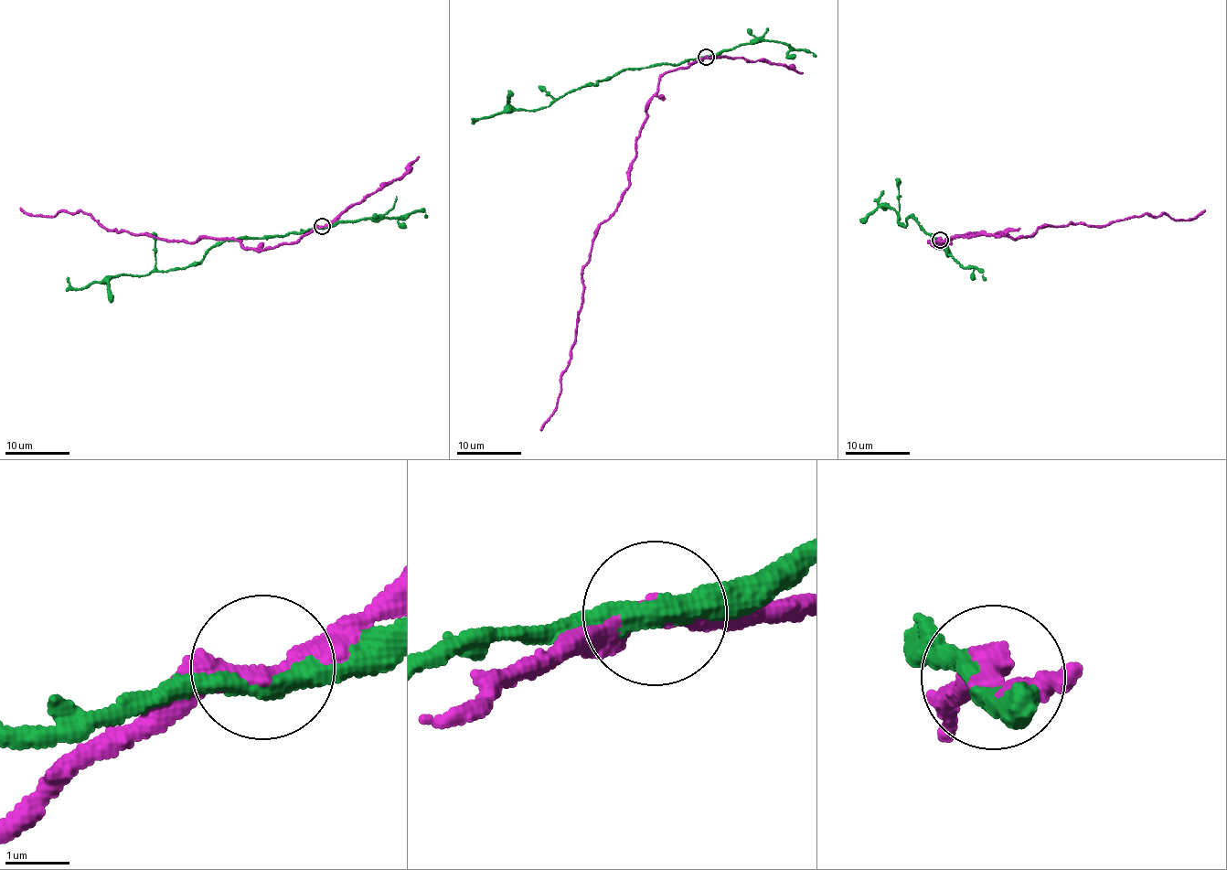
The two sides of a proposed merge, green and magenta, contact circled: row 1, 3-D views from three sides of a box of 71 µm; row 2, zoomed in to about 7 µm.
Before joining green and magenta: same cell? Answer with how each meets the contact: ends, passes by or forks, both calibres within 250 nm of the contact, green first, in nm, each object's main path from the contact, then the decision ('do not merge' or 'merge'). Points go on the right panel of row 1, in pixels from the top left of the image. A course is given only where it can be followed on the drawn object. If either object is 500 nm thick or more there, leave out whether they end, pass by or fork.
green passes by; magenta passes by; calibres 340 and 280 nm; course green (939, 241), (919, 226), (912, 214), (904, 225), (899, 223), (897, 212), (887, 204), (879, 203), (883, 190); course magenta (939, 241), (1030, 235), (1050, 226), (1163, 214), (1191, 220), (1204, 209); do not merge

